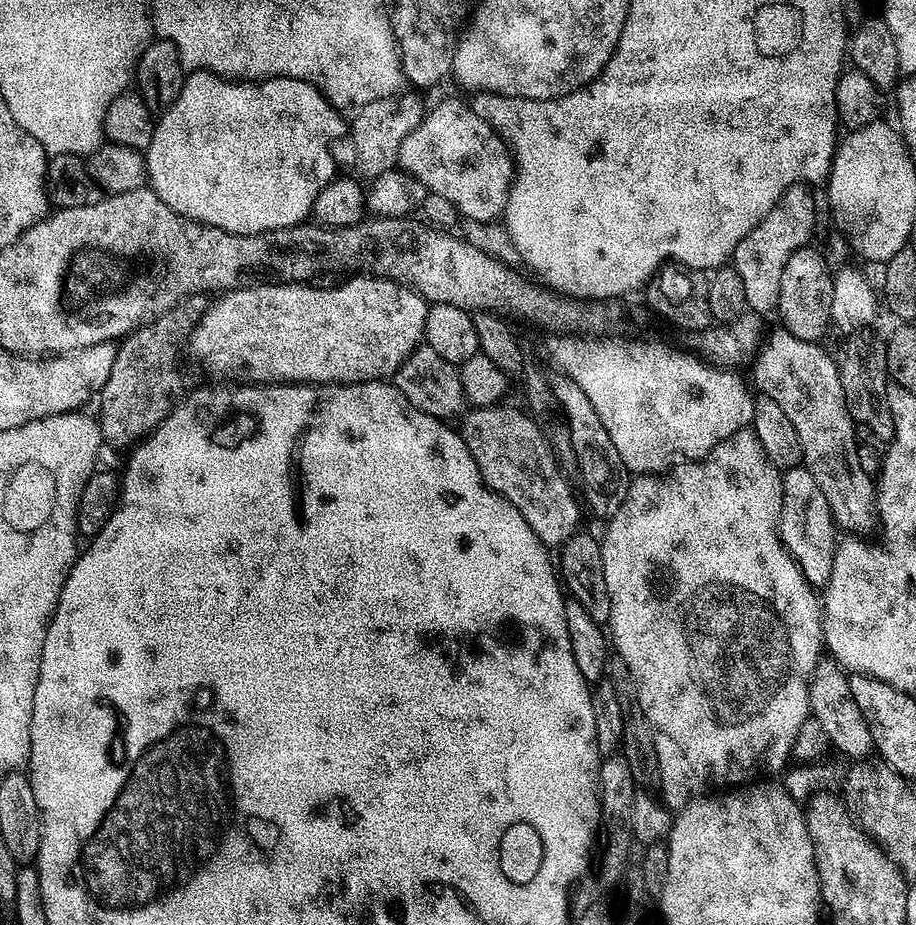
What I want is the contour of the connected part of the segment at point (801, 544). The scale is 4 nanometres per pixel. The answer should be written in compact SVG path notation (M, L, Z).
M803 466L789 468L783 473L782 482L782 514L780 515L780 540L783 541L785 548L791 556L796 559L796 564L802 570L802 574L813 586L827 585L832 567L834 566L834 556L838 543L838 525L832 519L830 502L826 502L826 494L822 494L818 481L814 479L814 474Z

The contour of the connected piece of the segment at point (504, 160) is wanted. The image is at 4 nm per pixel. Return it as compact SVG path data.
M444 100L429 116L427 113L421 119L418 127L402 142L398 164L408 175L422 182L428 192L437 192L442 194L442 198L450 198L457 213L463 217L485 222L495 221L503 213L514 175L514 164L507 145L488 125L488 121L474 114L472 107L460 100Z

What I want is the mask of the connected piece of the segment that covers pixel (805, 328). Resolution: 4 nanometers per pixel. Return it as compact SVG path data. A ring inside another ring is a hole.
M805 246L790 254L790 262L786 262L786 270L782 270L782 290L778 290L778 317L779 323L790 334L794 334L794 338L820 342L823 341L828 323L834 320L834 272L827 255L821 249L819 252L812 247Z

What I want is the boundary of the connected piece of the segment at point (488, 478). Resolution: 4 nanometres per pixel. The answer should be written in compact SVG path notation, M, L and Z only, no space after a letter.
M503 403L488 408L469 407L463 413L464 441L488 487L505 496L520 511L545 546L559 549L581 527L580 508L572 497L571 486L560 473L561 465L552 456L541 425L527 411L504 407Z

